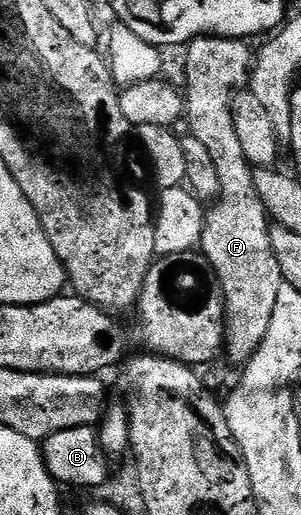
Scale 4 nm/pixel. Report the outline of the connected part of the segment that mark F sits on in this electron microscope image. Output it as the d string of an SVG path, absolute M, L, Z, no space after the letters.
M200 36L185 46L186 99L185 120L190 120L189 136L200 139L208 147L220 175L216 203L205 214L200 252L212 263L214 274L226 297L226 343L224 357L237 367L245 366L268 335L272 311L276 311L276 295L280 295L282 272L276 263L276 251L270 238L271 220L256 191L254 169L244 155L240 135L236 135L234 111L236 94L250 83L255 54L245 40L228 37Z

